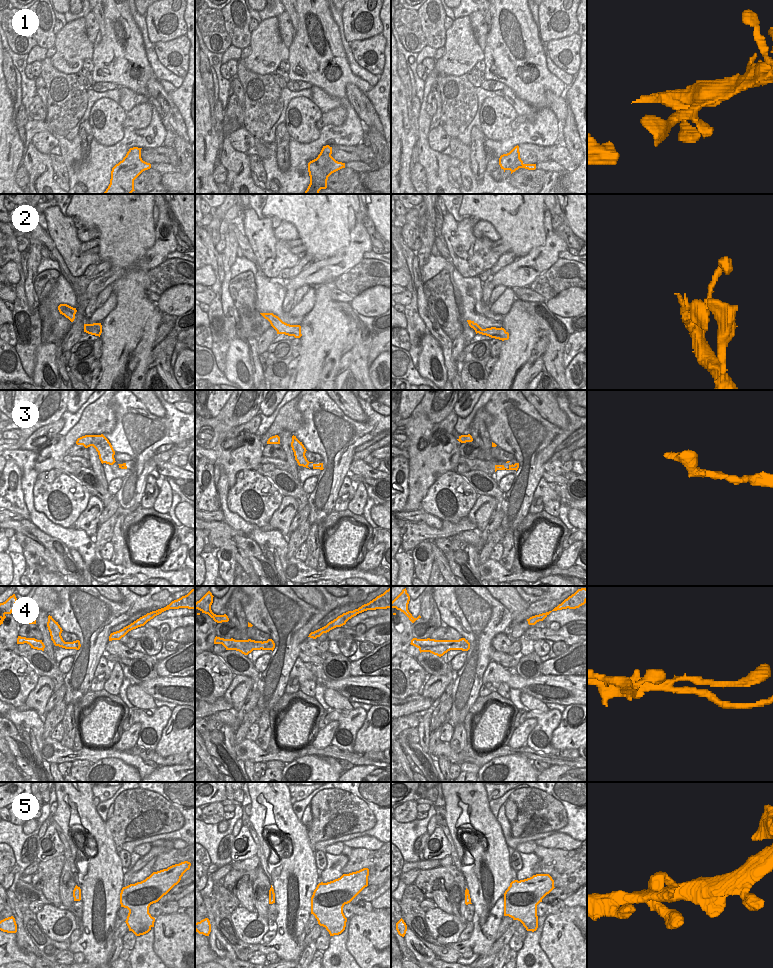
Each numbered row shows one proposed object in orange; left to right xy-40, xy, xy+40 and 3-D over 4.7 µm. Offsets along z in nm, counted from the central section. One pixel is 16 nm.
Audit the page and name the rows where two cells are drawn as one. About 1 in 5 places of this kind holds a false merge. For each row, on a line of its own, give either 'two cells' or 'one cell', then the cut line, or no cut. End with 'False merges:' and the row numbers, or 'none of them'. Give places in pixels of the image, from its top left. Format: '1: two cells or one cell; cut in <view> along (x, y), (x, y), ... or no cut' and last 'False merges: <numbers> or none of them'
1: one cell; no cut
2: one cell; no cut
3: one cell; no cut
4: two cells; cut in xy along (273, 642), (263, 648), (258, 645), (252, 645), (250, 651)
5: one cell; no cut
False merges: 4

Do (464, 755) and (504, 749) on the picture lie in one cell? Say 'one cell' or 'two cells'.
one cell

